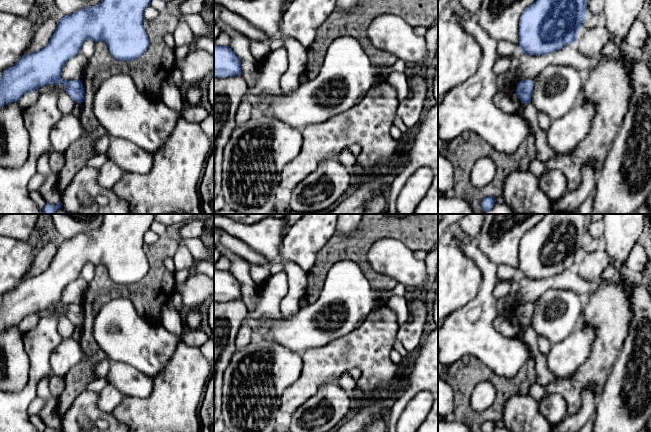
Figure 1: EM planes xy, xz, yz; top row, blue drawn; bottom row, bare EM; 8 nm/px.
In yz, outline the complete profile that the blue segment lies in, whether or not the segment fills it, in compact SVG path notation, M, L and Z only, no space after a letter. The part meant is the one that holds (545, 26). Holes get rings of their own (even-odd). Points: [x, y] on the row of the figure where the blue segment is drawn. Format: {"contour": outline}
{"contour": "M536 0L523 11L519 20L521 53L545 55L563 48L566 44L575 44L586 16L587 0Z"}

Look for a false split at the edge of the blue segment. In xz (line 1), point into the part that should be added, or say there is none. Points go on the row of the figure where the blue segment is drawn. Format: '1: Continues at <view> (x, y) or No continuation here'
1: No continuation here

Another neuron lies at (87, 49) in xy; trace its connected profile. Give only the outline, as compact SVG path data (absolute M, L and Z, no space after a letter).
M87 39L83 43L80 53L82 53L87 59L90 59L94 53L94 49L95 49L95 42L92 41L91 39Z

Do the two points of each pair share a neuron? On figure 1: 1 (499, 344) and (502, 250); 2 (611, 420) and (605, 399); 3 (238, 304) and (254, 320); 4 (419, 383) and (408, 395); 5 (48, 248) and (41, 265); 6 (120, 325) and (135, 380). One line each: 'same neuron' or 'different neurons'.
1: different neurons
2: same neuron
3: different neurons
4: same neuron
5: same neuron
6: different neurons

